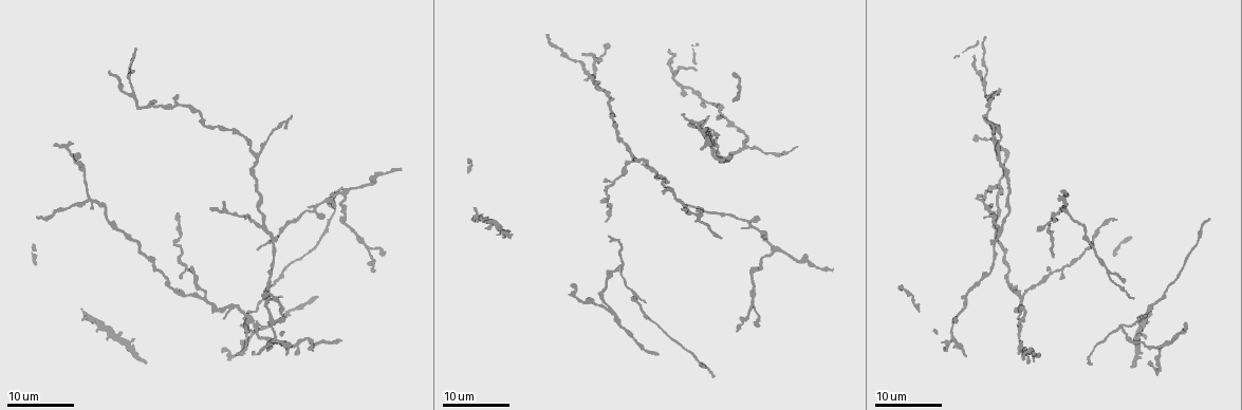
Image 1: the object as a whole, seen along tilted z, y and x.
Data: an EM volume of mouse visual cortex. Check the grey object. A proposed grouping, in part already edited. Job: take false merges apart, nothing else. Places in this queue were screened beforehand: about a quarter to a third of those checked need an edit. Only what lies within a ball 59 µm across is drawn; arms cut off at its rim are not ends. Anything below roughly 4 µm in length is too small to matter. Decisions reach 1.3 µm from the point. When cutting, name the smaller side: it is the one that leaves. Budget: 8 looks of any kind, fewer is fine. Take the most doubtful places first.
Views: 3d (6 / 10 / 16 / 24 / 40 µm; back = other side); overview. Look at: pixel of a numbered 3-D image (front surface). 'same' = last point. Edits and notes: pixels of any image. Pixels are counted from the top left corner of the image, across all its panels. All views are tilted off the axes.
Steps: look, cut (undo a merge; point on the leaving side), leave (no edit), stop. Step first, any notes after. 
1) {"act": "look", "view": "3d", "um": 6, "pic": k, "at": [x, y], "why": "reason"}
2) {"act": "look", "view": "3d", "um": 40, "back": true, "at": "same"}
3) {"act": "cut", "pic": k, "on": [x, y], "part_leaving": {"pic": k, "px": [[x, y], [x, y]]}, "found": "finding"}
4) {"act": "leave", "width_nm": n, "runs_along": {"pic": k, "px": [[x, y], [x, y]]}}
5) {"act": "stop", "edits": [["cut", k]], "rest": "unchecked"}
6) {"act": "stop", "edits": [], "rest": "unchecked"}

{"act": "look", "view": "3d", "um": 16, "pic": 1, "at": [133, 93], "why": "side arm on a straight run"}

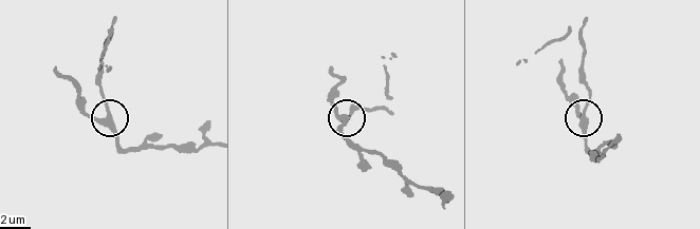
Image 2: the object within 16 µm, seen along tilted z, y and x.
{"act": "look", "view": "3d", "um": 10, "pic": 2, "at": [585, 120], "why": "closer look"}

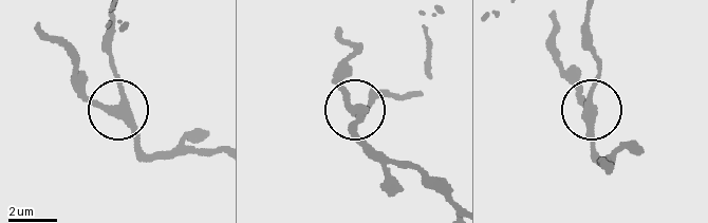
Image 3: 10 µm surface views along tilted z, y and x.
{"act": "leave", "found": "continuous, no second cell"}

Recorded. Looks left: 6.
{"act": "look", "view": "3d", "um": 16, "pic": 1, "at": [205, 298], "why": "side arm on a straight run"}

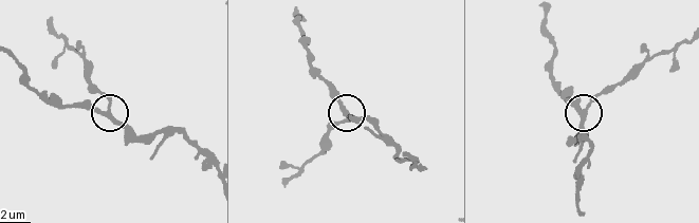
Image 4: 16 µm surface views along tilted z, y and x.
{"act": "look", "view": "3d", "um": 10, "pic": 4, "at": [107, 114]}

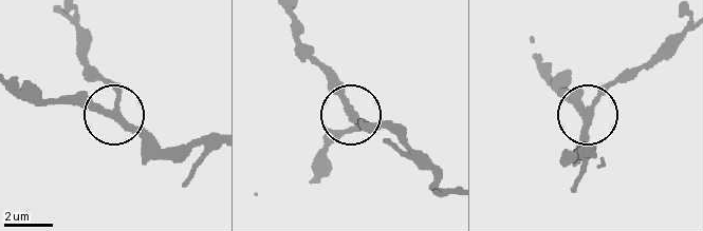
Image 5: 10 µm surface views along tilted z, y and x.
{"act": "leave", "arms": 3, "found": "all the same cell"}

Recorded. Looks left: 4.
{"act": "look", "view": "3d", "um": 24, "pic": 1, "at": [1000, 183], "why": "three-way junction"}

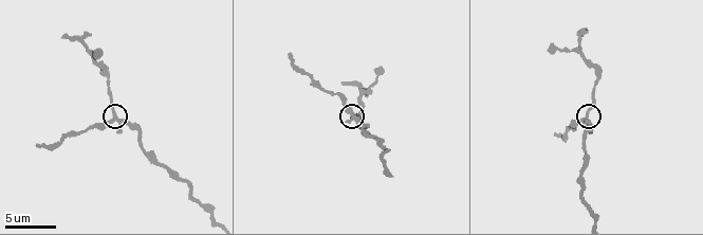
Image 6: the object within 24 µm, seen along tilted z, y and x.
{"act": "look", "view": "3d", "um": 10, "pic": 6, "at": [585, 116], "why": "zoom in"}

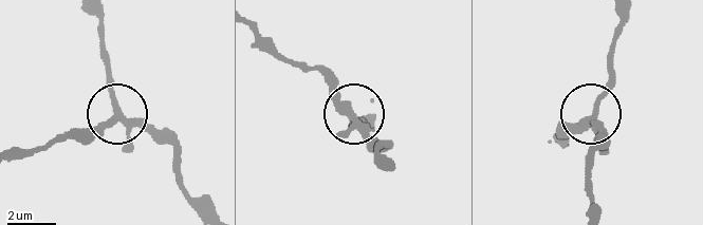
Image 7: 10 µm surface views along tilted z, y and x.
{"act": "look", "view": "3d", "um": 10, "back": true, "pic": 7, "at": [115, 111]}

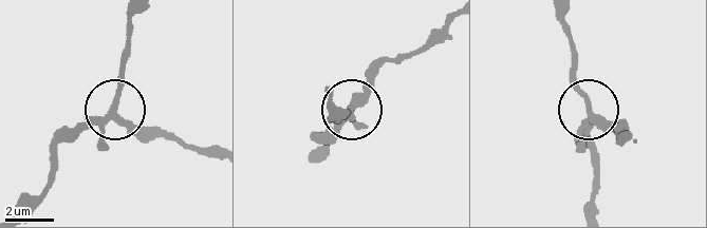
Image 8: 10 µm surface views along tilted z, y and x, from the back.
{"act": "leave", "side_arm_um": 10, "runs_along": {"pic": 8, "px": [[22, 209], [43, 192], [57, 149], [113, 109], [162, 138]]}, "found": "one cell here"}

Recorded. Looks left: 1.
{"act": "stop", "edits": [], "rest": "unchecked"}

